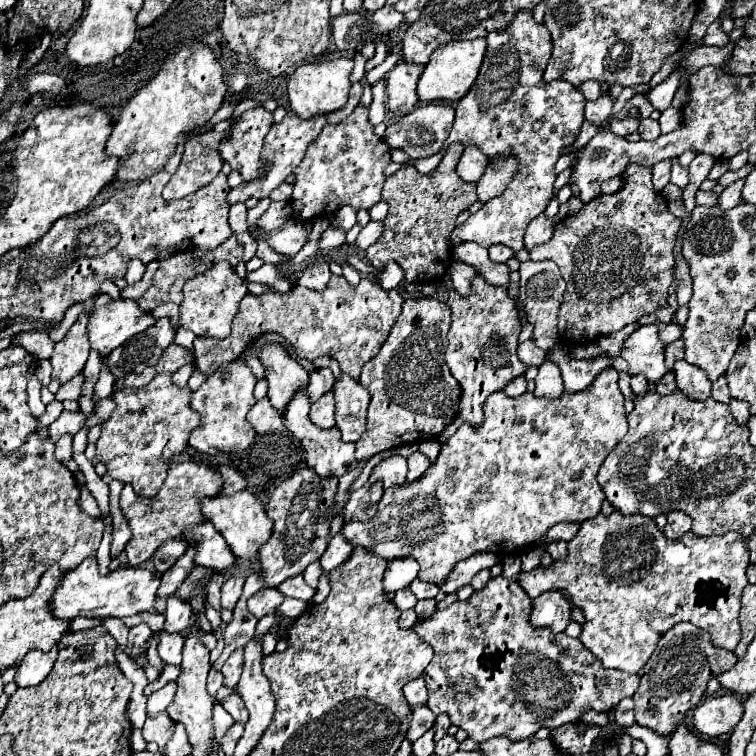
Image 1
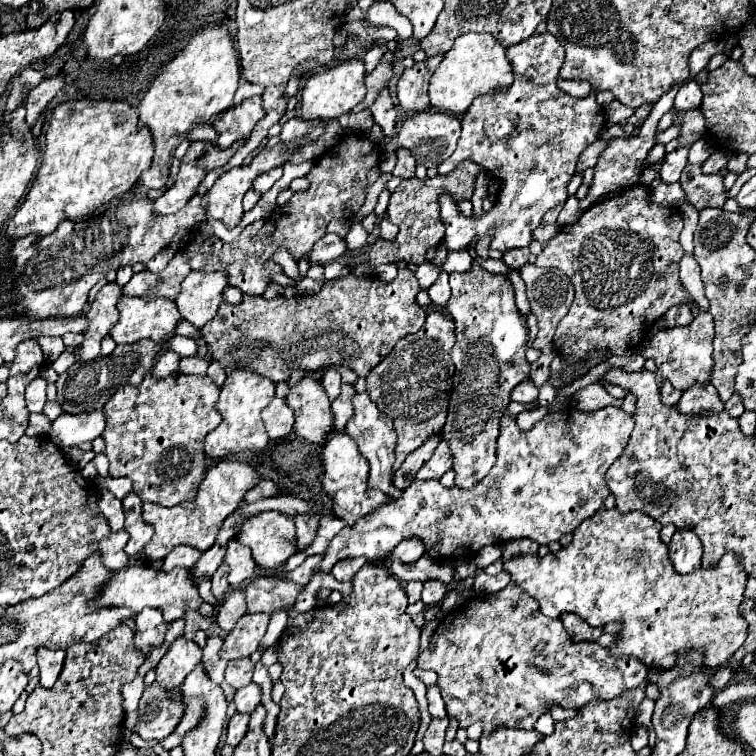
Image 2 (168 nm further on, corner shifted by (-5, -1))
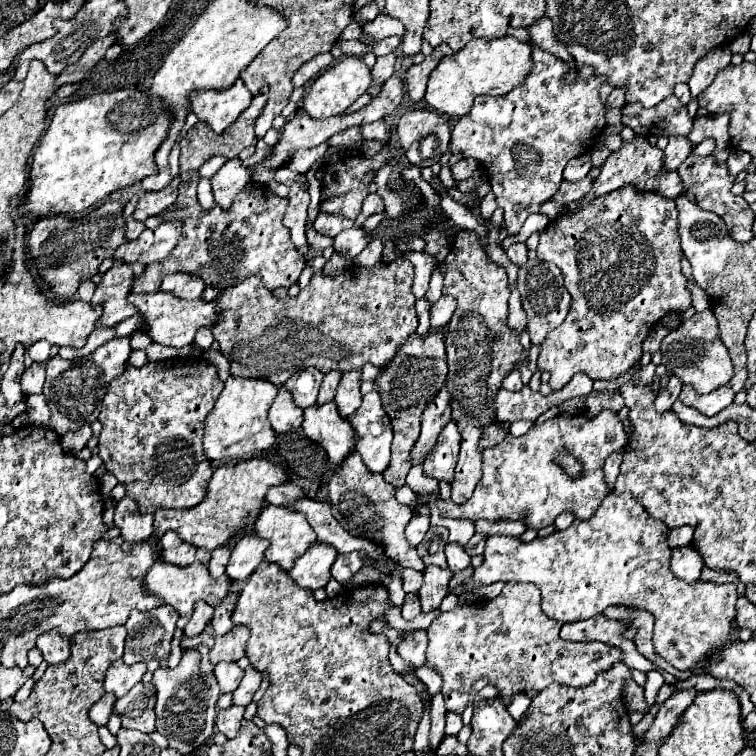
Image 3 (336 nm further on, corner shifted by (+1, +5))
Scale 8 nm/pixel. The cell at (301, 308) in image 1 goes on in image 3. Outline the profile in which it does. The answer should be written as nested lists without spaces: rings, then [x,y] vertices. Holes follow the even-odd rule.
[[[407,258],[395,262],[379,262],[371,268],[351,266],[339,276],[325,276],[323,270],[315,272],[305,288],[297,296],[275,298],[271,290],[255,276],[243,280],[233,288],[225,288],[219,302],[219,312],[223,320],[213,330],[215,340],[221,344],[223,356],[231,362],[231,376],[239,378],[261,378],[275,386],[283,386],[291,374],[303,368],[317,368],[323,374],[333,370],[349,372],[361,368],[363,364],[387,366],[399,352],[403,342],[415,332],[419,318],[415,312],[413,286],[413,264]]]

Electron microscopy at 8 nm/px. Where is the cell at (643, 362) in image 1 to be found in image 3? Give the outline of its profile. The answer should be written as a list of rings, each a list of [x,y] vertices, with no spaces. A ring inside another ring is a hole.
[[[709,308],[697,312],[693,318],[685,320],[677,330],[673,330],[661,342],[661,352],[663,352],[663,360],[661,360],[663,366],[675,376],[679,376],[683,384],[691,384],[699,394],[709,394],[725,386],[735,374],[731,356],[719,338],[719,324],[713,312],[709,312]]]

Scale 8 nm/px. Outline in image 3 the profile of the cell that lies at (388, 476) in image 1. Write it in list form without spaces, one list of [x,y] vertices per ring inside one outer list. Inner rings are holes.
[[[447,386],[439,390],[435,400],[425,408],[421,418],[421,436],[413,448],[411,462],[423,462],[427,458],[427,452],[431,452],[431,444],[435,444],[435,438],[439,436],[441,428],[451,420],[451,394],[447,392]]]

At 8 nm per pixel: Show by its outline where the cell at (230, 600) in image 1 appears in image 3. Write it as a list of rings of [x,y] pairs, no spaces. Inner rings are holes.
[[[231,592],[213,612],[213,618],[211,618],[211,628],[215,630],[215,634],[225,634],[233,622],[231,622],[231,614],[235,610],[235,604],[237,604],[237,592]]]

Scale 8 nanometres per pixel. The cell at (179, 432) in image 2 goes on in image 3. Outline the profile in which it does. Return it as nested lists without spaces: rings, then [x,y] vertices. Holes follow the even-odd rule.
[[[203,356],[199,358],[171,358],[159,362],[147,362],[141,368],[129,366],[119,378],[115,378],[105,392],[103,410],[99,422],[103,430],[99,434],[99,456],[111,472],[127,488],[127,496],[139,504],[139,512],[155,512],[157,508],[193,508],[207,492],[213,466],[203,452],[205,418],[223,390],[217,368]]]

